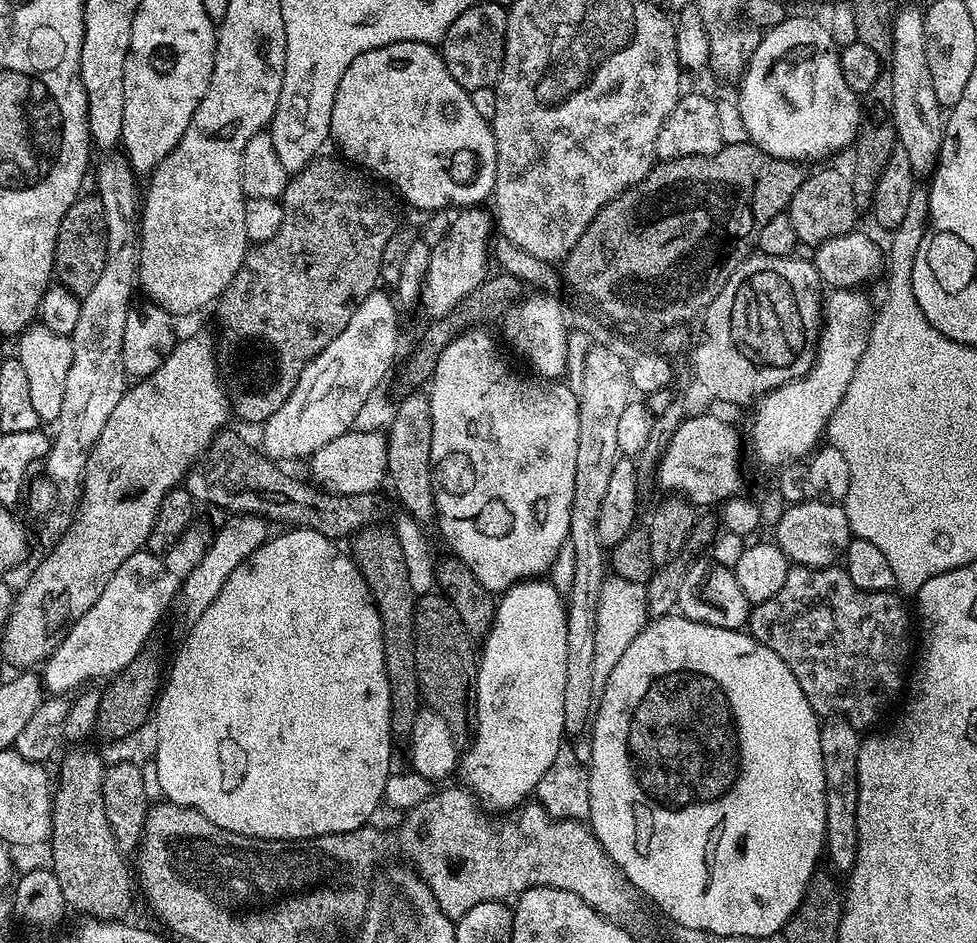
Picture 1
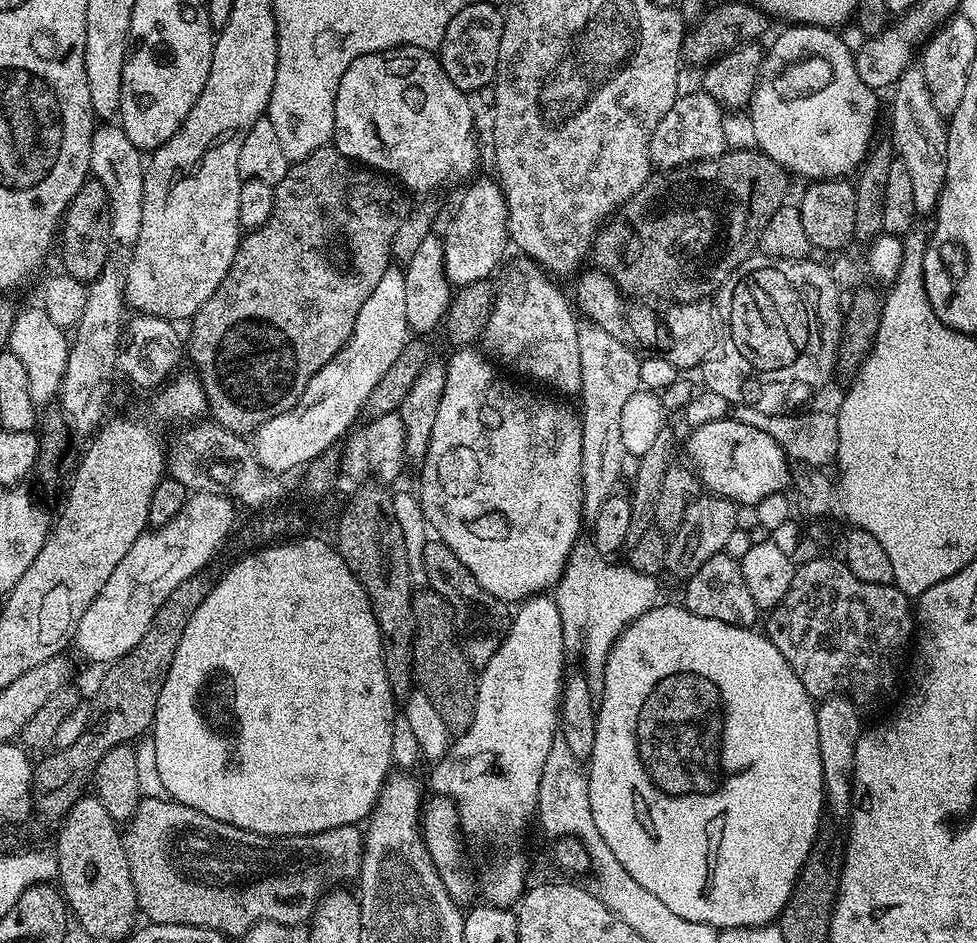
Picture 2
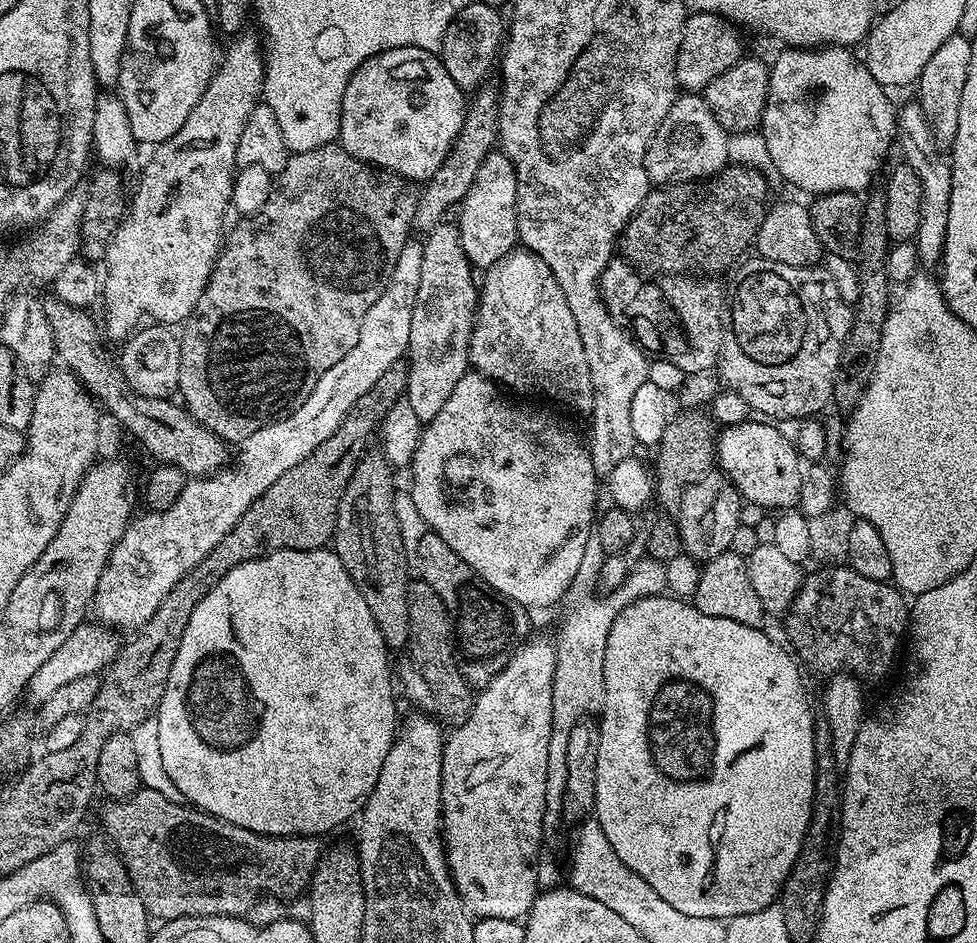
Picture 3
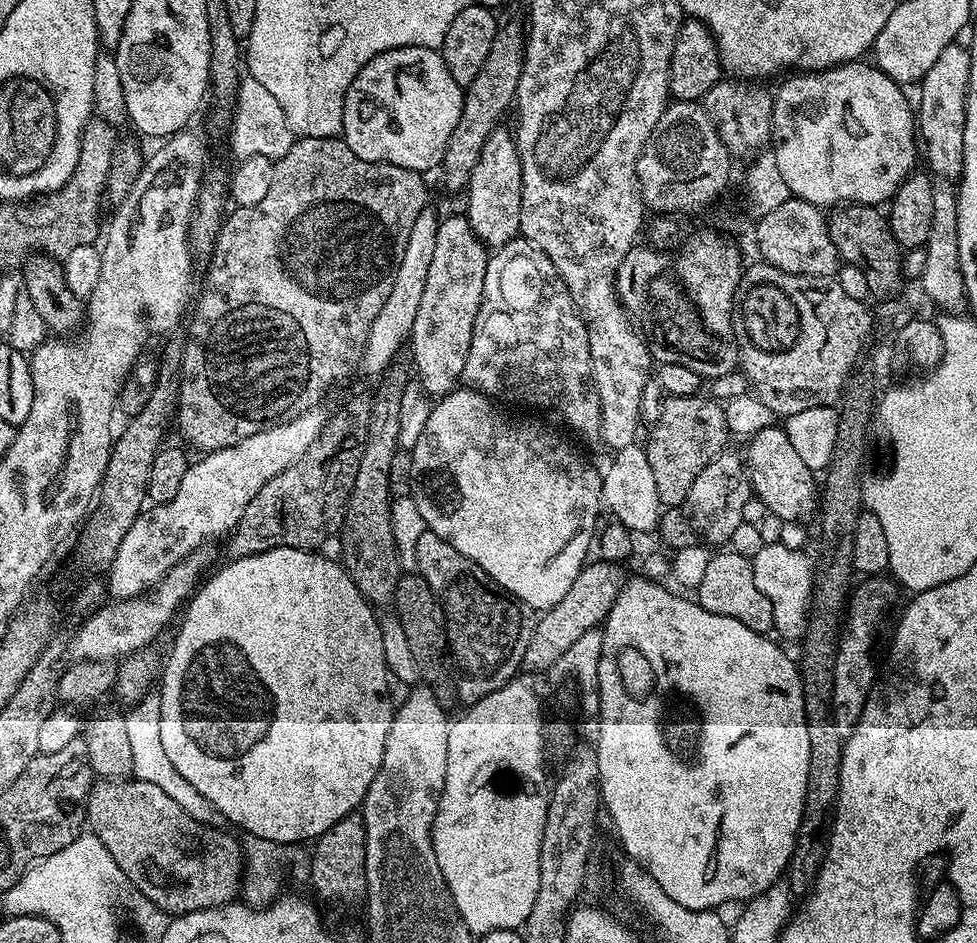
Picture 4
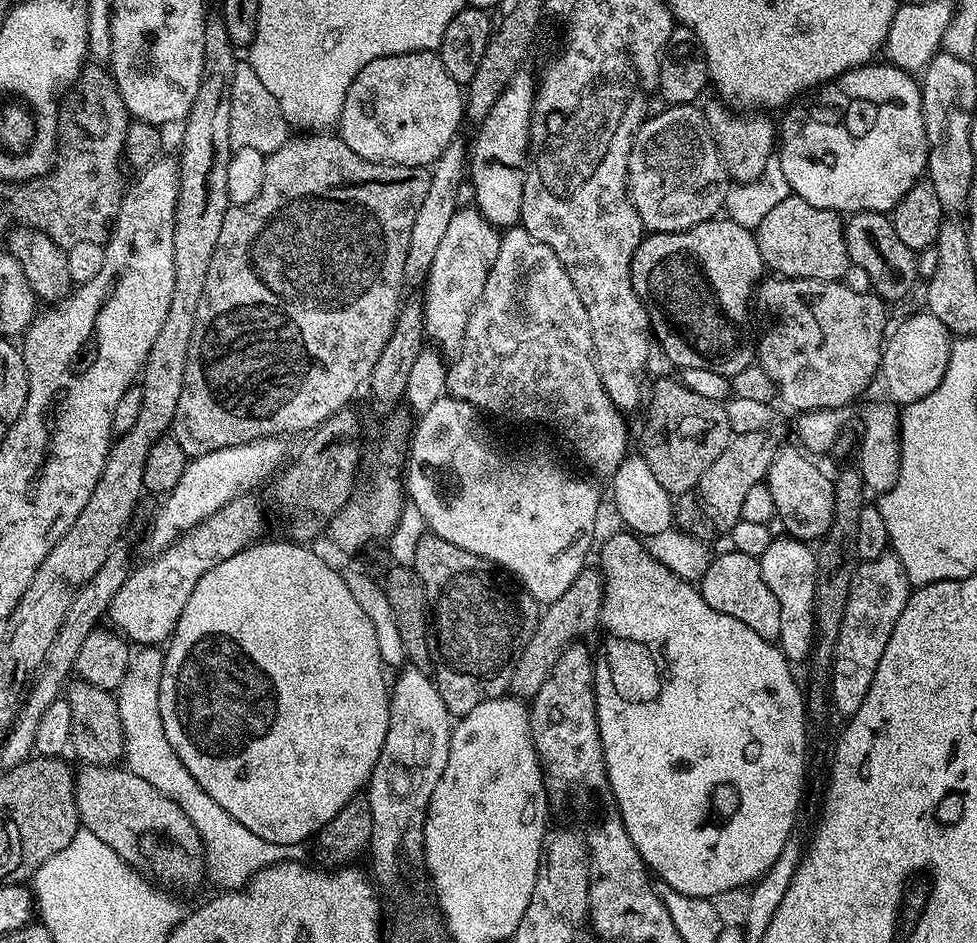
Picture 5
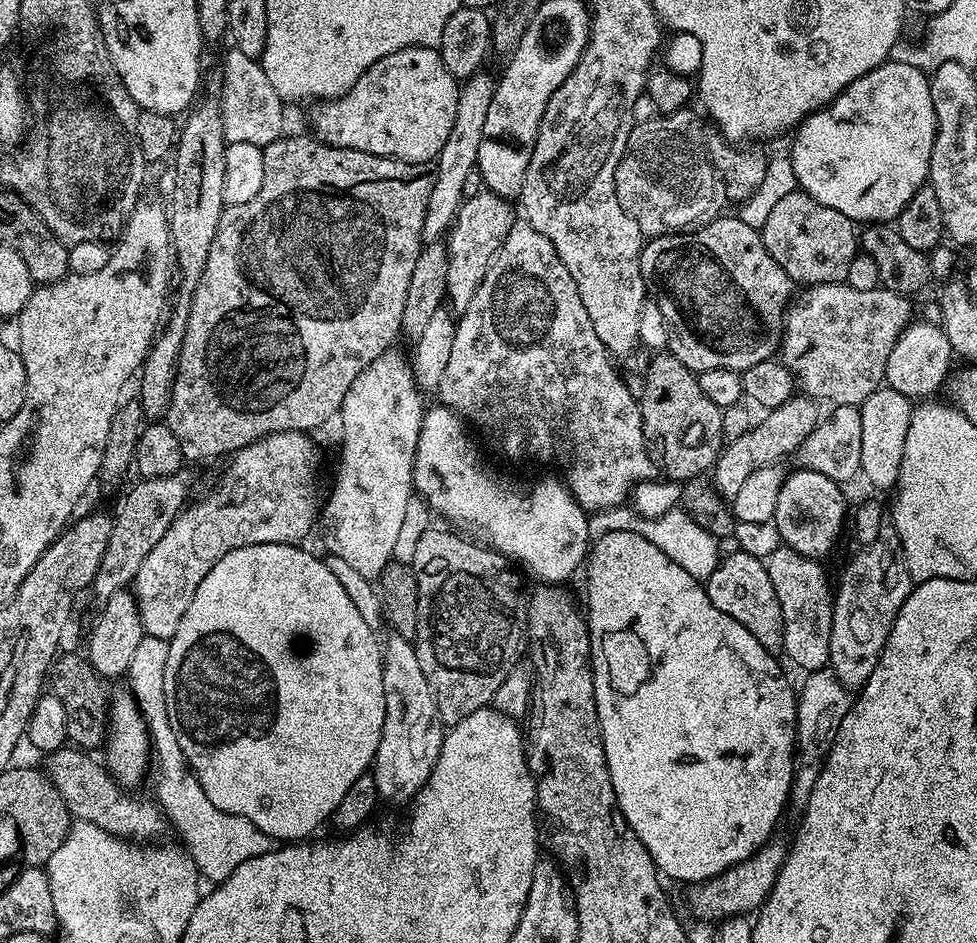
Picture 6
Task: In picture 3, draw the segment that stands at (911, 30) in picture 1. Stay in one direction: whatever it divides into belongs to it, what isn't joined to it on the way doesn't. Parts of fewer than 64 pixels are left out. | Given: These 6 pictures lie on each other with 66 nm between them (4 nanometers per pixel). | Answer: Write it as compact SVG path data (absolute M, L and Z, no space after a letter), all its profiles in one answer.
M919 102L899 105L896 113L895 143L900 144L903 163L910 165L914 174L918 174L922 186L922 222L918 226L918 234L914 241L917 261L925 269L932 270L939 265L940 255L944 253L946 242L946 222L950 218L950 190L952 189L952 165L949 157L944 156L941 145L926 122L926 114L922 114Z

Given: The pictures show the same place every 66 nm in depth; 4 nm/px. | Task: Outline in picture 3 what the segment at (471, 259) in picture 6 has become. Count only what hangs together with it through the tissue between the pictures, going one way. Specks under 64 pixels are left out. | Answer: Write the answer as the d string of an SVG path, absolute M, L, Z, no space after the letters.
M441 222L423 237L424 253L422 254L422 270L418 282L418 298L414 306L414 314L410 318L410 342L408 343L408 405L418 414L421 425L429 424L442 410L446 398L458 386L464 373L470 368L470 349L468 343L472 337L472 325L476 319L478 308L478 280L472 277L473 265L469 264L466 254L460 245L460 229L455 223Z

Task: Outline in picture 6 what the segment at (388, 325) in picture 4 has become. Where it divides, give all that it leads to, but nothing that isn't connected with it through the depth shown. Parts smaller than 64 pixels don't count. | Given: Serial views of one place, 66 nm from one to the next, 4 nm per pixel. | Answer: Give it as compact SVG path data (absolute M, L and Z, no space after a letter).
M484 70L477 72L475 76L463 81L460 89L458 114L454 114L454 126L450 126L450 138L446 138L446 146L442 146L439 156L434 161L436 181L434 190L430 190L430 202L426 202L426 218L422 226L425 241L435 241L451 229L460 205L466 199L464 187L476 172L478 142L482 142L482 126L486 123L486 110L490 110L490 98L494 98L496 89L496 80L488 77L486 73L487 71Z

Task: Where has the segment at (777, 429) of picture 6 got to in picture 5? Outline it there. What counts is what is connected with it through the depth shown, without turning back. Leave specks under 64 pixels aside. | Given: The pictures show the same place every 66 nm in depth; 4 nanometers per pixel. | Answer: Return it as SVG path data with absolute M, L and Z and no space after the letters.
M769 429L750 431L747 434L734 434L722 454L714 460L697 484L698 495L707 513L715 520L730 526L740 519L742 503L752 486L761 483L768 475L779 445Z

